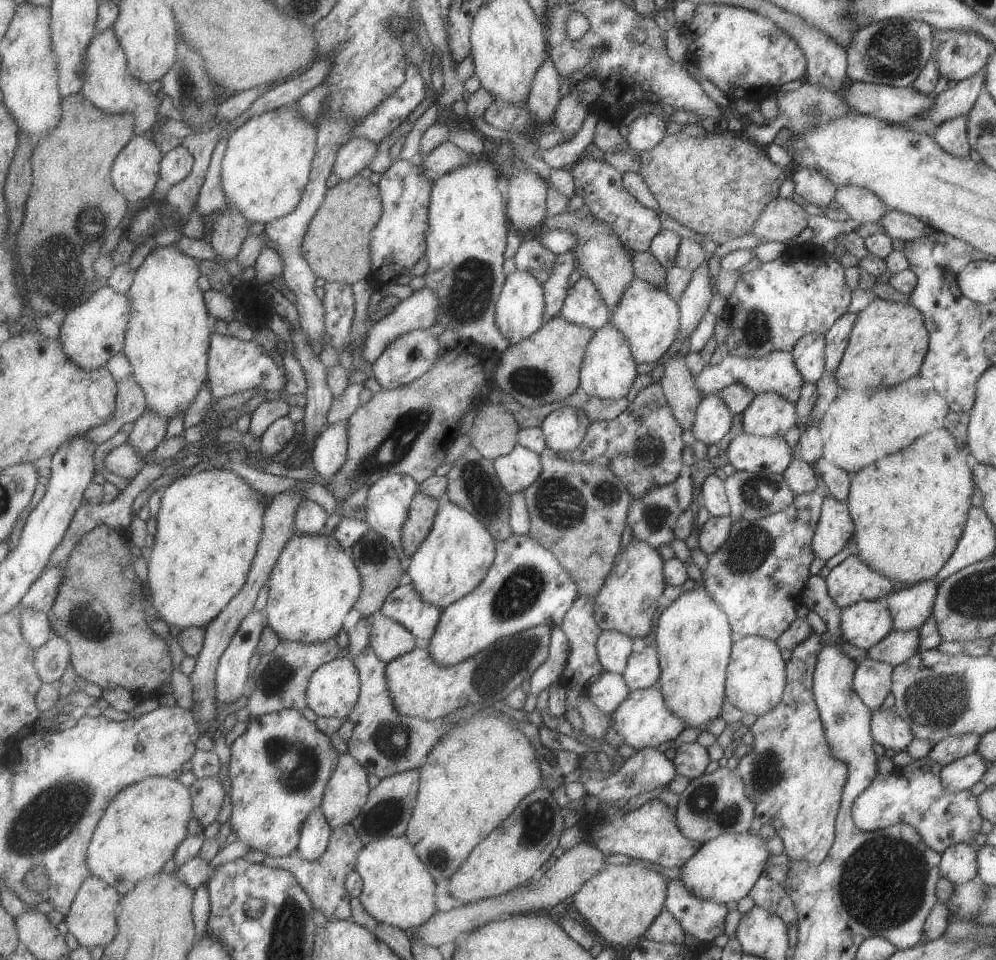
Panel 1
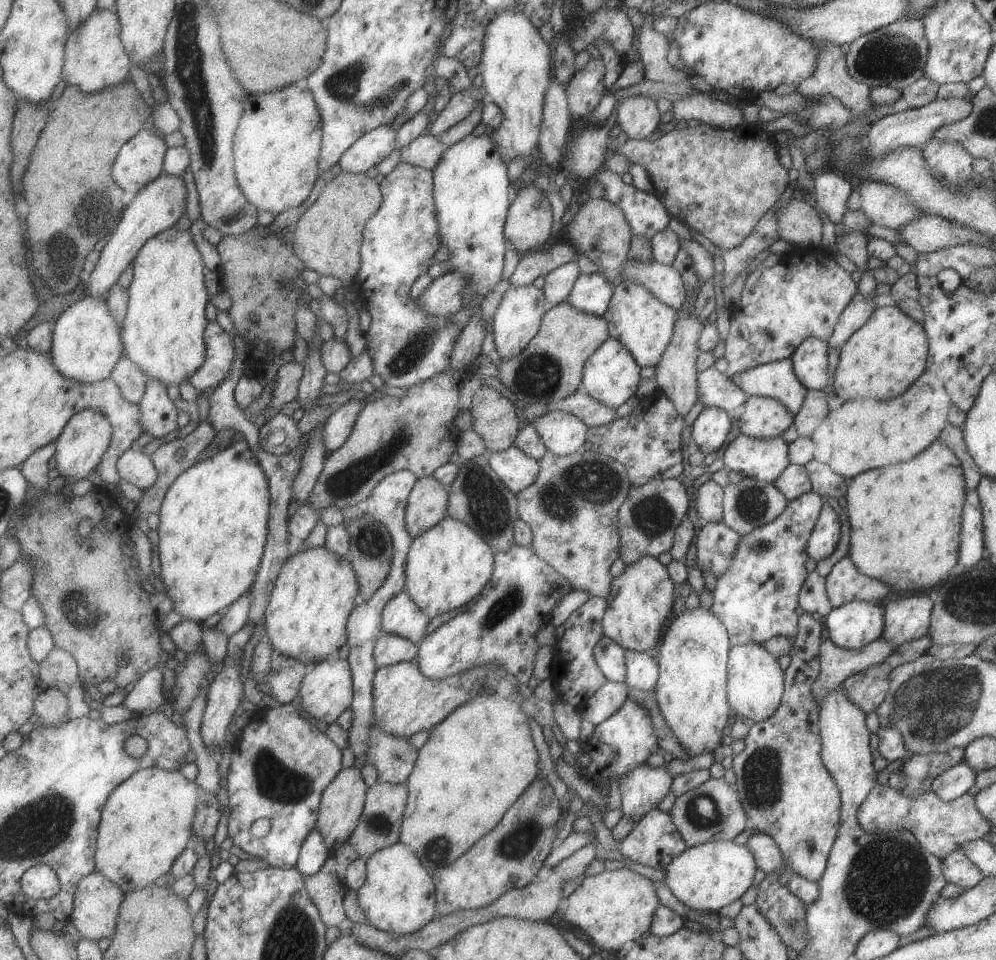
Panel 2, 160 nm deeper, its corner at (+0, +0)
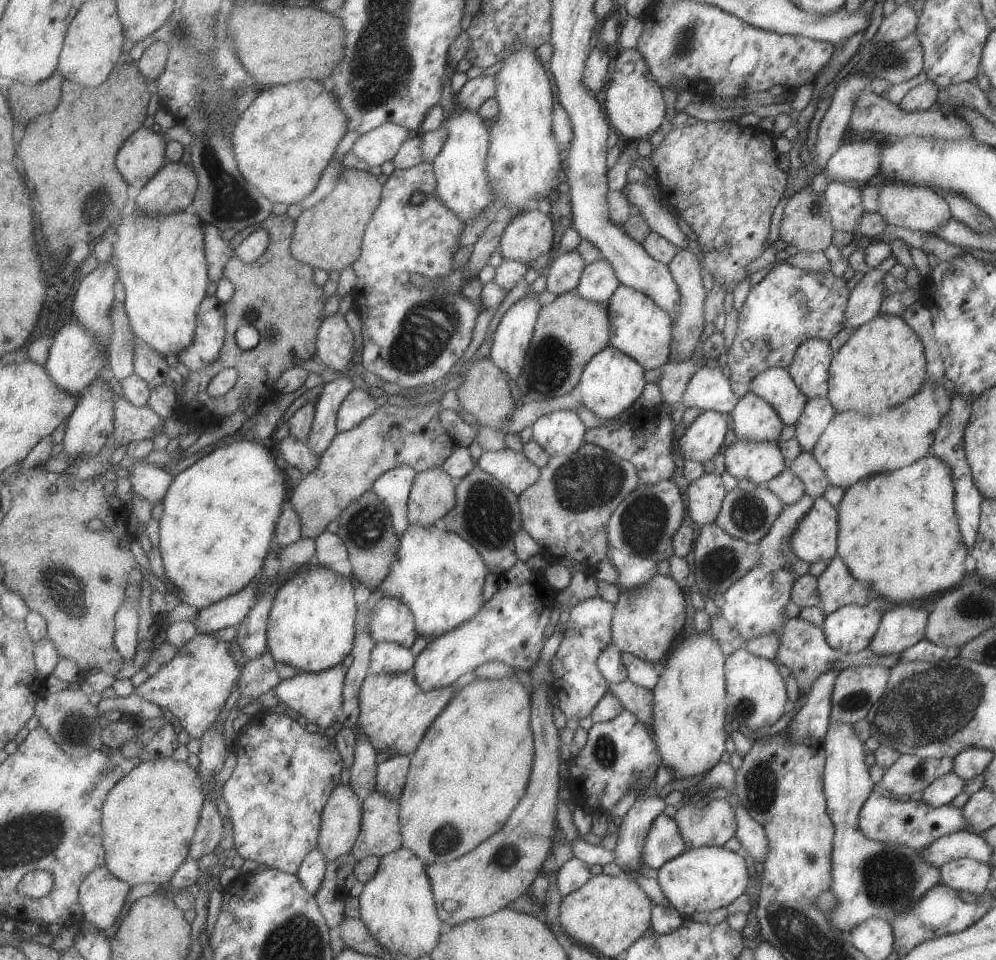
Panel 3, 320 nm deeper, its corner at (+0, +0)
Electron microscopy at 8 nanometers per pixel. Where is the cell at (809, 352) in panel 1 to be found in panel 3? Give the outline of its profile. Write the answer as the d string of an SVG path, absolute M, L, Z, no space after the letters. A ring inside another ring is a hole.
M821 339L804 340L796 349L791 364L786 368L793 384L799 392L810 398L823 398L828 391L828 368L831 362L832 350L828 341Z

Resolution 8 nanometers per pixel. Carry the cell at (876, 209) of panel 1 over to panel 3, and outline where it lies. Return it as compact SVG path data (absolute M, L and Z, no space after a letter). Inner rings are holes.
M883 182L876 187L879 191L877 204L878 213L886 220L889 225L909 229L912 231L921 231L924 233L933 233L936 228L944 225L950 215L948 204L943 197L927 187L914 187L901 183Z

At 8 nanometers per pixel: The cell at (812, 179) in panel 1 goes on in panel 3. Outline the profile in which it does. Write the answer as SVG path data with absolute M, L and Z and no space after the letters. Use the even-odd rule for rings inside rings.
M825 175L827 180L825 190L822 192L825 202L828 204L828 211L833 228L842 233L853 233L856 230L859 219L864 213L863 207L861 207L861 191L853 186L847 186L847 182L837 182L829 179Z

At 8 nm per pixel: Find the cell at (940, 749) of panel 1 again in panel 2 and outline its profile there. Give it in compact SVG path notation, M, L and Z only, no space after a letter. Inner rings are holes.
M959 747L942 753L912 754L900 767L905 782L899 789L911 792L919 785L939 776L944 770L963 761L963 749Z

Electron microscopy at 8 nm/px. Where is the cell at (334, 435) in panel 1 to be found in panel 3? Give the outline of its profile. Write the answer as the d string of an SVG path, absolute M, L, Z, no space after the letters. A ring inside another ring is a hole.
M367 386L354 388L343 401L338 412L338 430L348 431L367 420L381 405L382 400L371 396Z

